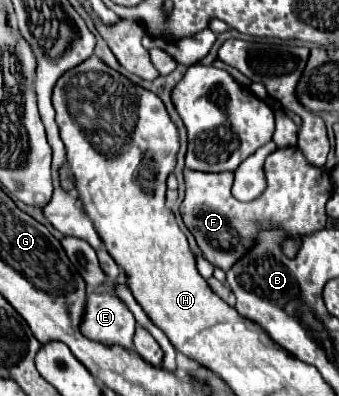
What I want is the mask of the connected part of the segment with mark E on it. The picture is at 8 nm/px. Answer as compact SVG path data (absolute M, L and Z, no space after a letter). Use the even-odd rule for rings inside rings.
M90 293L80 331L84 337L102 345L120 345L134 349L134 315L114 293Z

